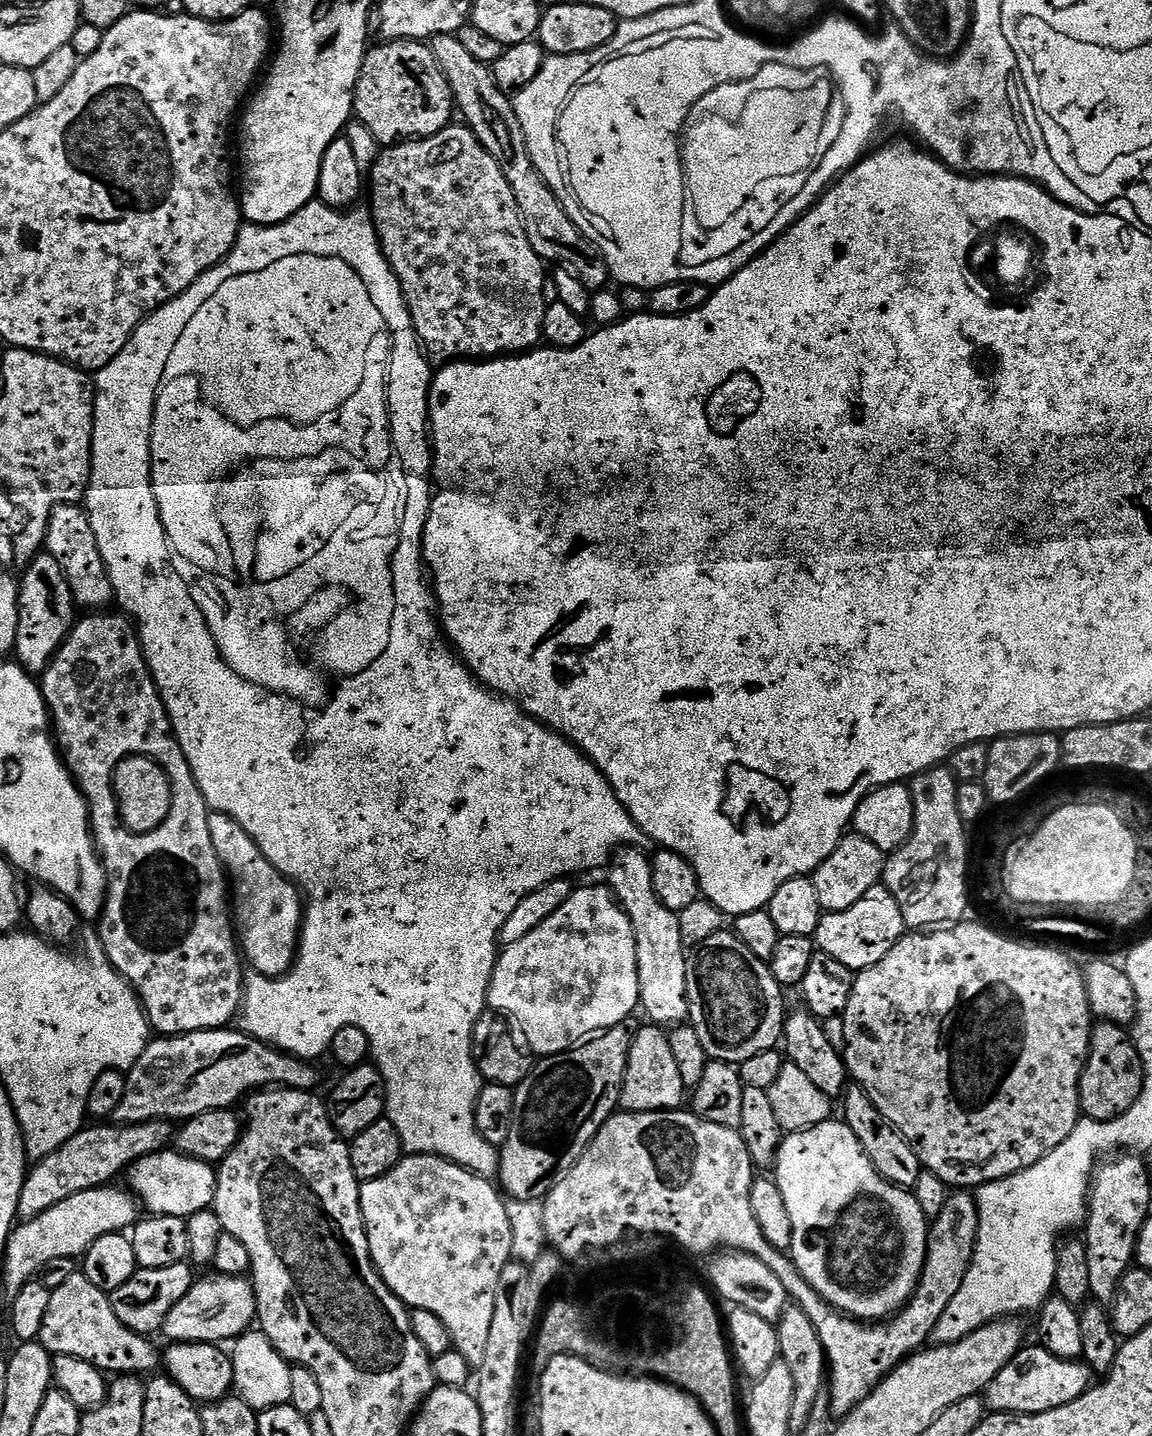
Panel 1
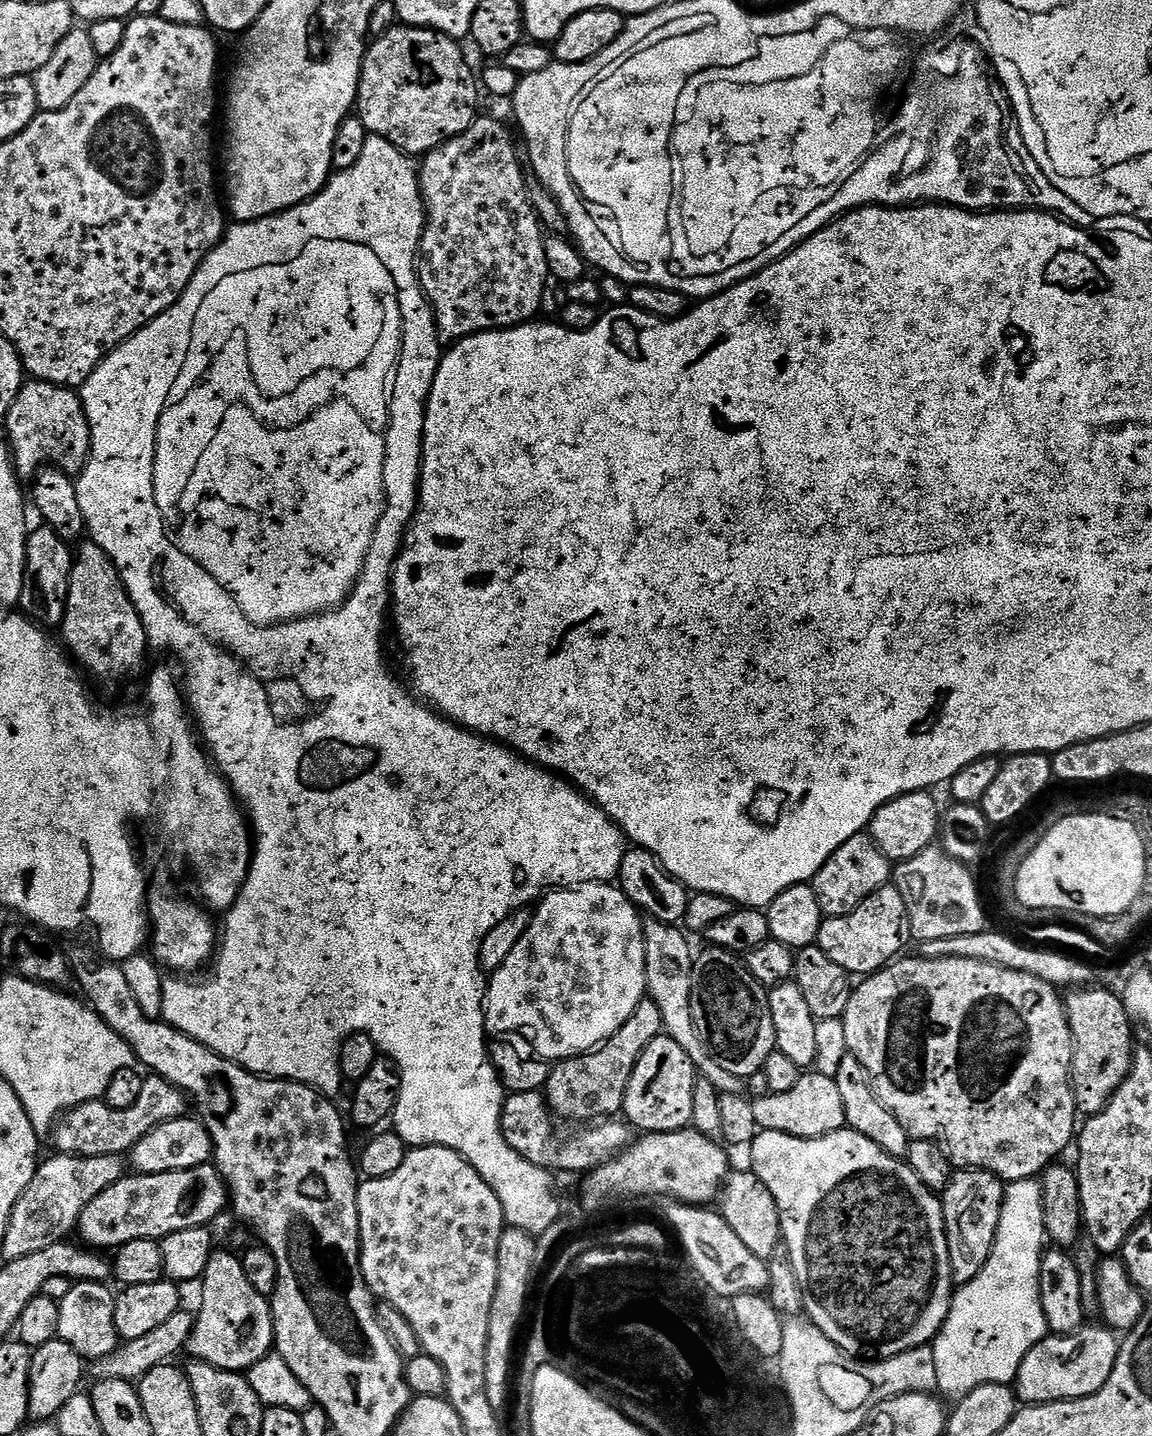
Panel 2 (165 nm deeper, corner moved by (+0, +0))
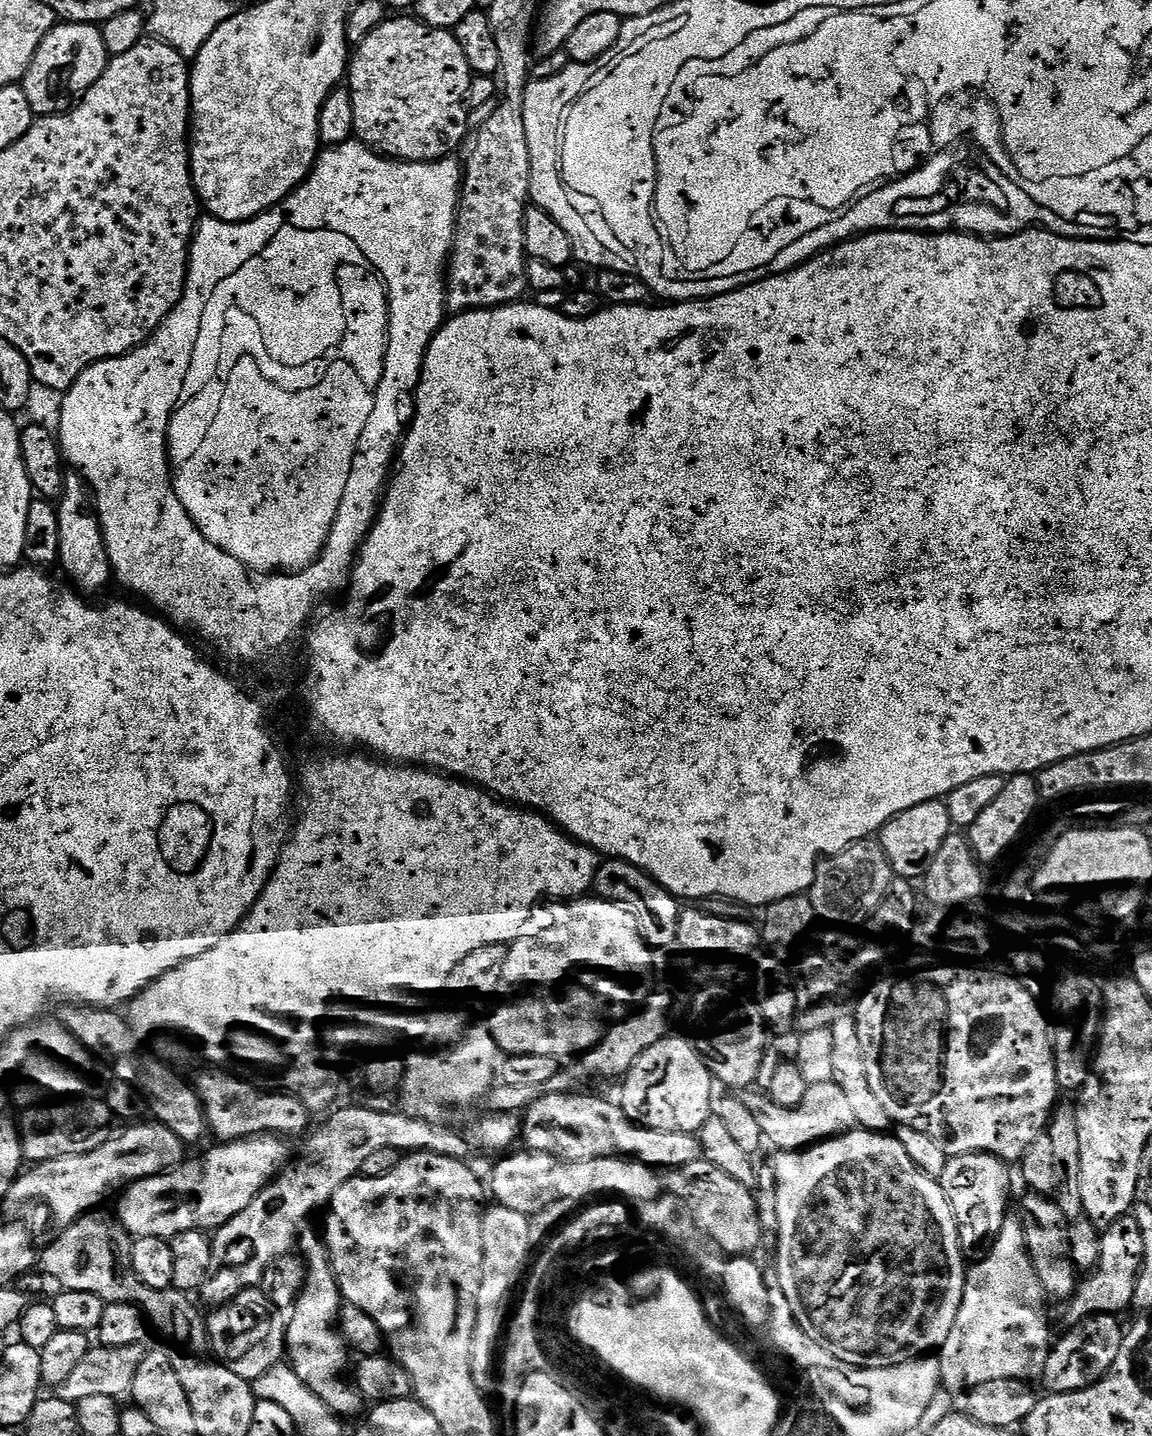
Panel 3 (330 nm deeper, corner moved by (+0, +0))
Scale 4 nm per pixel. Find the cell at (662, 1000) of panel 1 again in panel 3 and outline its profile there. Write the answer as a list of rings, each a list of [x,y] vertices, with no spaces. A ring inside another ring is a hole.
[[[833,1083],[826,1084],[810,1084],[806,1090],[806,1098],[802,1098],[802,1102],[798,1102],[798,1106],[793,1108],[783,1108],[778,1106],[772,1100],[769,1100],[767,1095],[756,1094],[760,1096],[745,1095],[743,1100],[750,1108],[750,1114],[754,1114],[755,1120],[758,1121],[758,1126],[762,1126],[762,1134],[765,1141],[770,1145],[773,1144],[773,1149],[783,1150],[785,1152],[795,1152],[803,1150],[813,1144],[818,1144],[822,1140],[830,1140],[834,1136],[843,1136],[856,1124],[856,1119],[851,1110],[847,1099],[842,1094],[842,1090],[838,1090],[838,1086]]]

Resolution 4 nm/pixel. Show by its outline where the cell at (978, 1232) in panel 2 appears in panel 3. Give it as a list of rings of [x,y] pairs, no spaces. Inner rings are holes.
[[[975,1152],[951,1157],[946,1162],[946,1170],[942,1170],[938,1178],[950,1202],[950,1210],[958,1226],[958,1242],[965,1257],[987,1256],[1002,1230],[1002,1222],[1010,1215],[1008,1191],[1012,1188],[1012,1176],[1008,1173],[1008,1168],[1009,1165],[997,1156]]]

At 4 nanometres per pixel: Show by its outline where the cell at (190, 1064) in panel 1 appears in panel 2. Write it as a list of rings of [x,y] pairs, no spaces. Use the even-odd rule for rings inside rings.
[[[151,1074],[145,1075],[145,1080],[139,1081],[136,1090],[136,1100],[130,1106],[125,1108],[110,1108],[103,1102],[89,1102],[80,1104],[77,1108],[70,1108],[66,1112],[61,1112],[56,1117],[55,1124],[50,1129],[50,1137],[52,1136],[52,1144],[57,1153],[65,1156],[119,1156],[131,1153],[140,1139],[146,1134],[150,1134],[150,1130],[154,1130],[158,1126],[162,1126],[171,1120],[179,1120],[185,1115],[184,1104],[186,1108],[186,1097],[184,1093],[179,1092],[174,1085],[166,1082],[160,1076]]]

